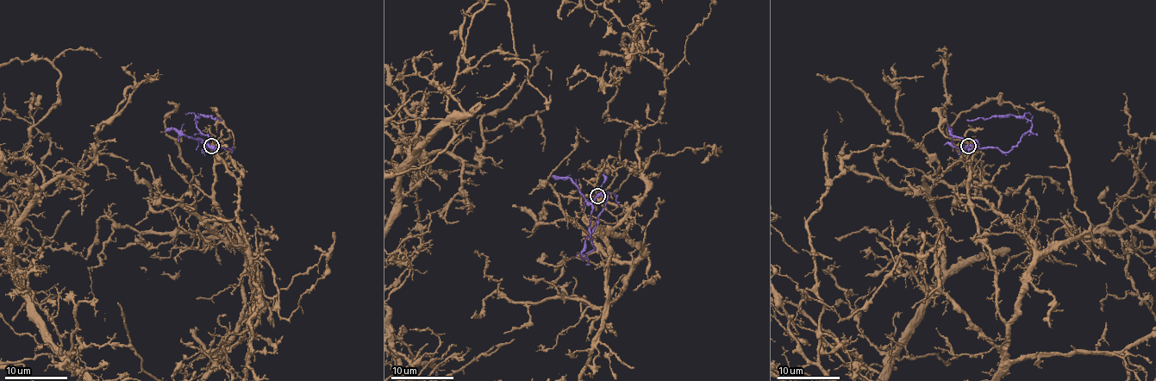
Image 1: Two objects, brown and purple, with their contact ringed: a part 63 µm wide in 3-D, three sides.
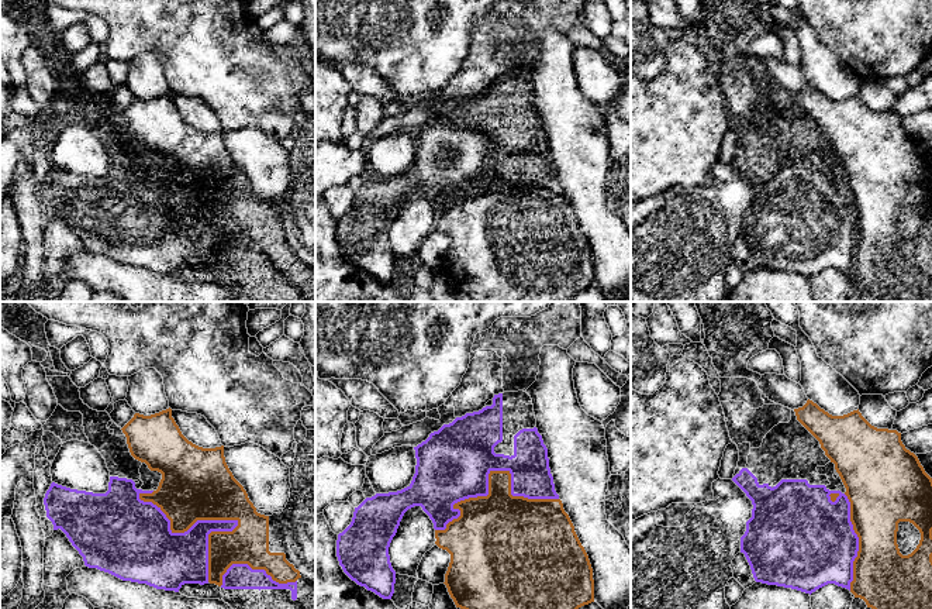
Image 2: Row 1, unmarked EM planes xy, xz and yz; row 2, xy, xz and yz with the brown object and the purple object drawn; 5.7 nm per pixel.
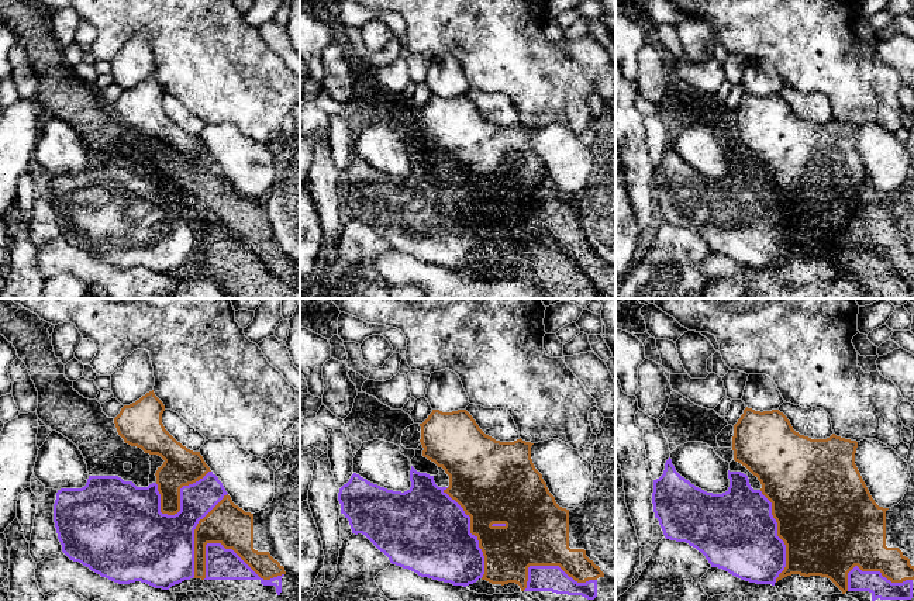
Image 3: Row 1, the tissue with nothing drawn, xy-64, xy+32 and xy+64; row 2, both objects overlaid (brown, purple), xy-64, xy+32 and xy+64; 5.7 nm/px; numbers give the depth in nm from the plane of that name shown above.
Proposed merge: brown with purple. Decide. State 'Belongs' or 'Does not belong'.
Does not belong

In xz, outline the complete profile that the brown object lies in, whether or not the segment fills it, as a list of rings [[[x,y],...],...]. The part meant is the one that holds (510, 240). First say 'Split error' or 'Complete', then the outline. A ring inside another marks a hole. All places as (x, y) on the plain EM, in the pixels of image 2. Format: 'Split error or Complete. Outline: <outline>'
Complete. Outline: [[[490,155],[489,179],[460,185],[453,189],[453,193],[459,193],[460,200],[449,206],[445,214],[435,214],[435,228],[451,238],[451,247],[443,268],[456,292],[467,295],[472,302],[570,302],[579,292],[594,286],[593,252],[560,183],[528,183],[524,180],[512,180],[510,155]]]

